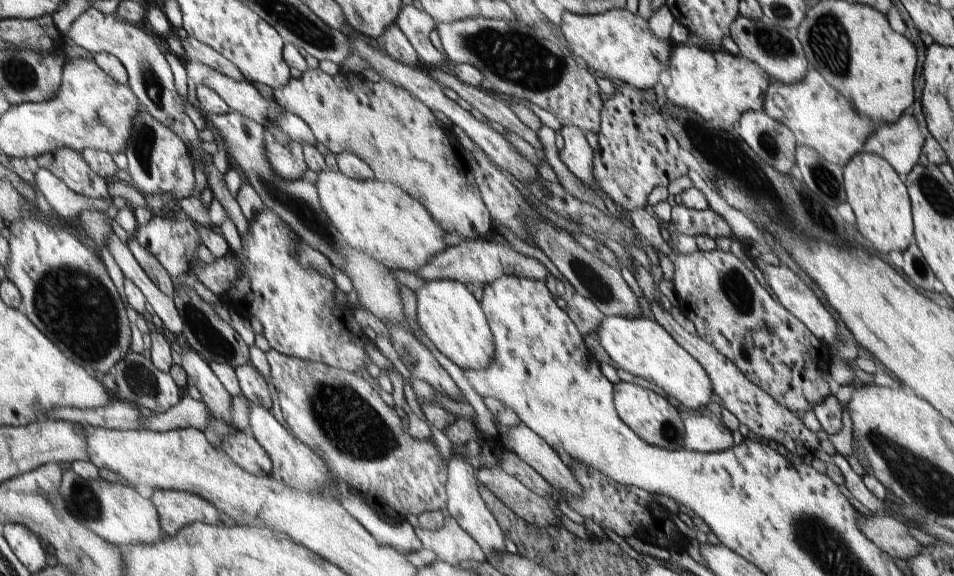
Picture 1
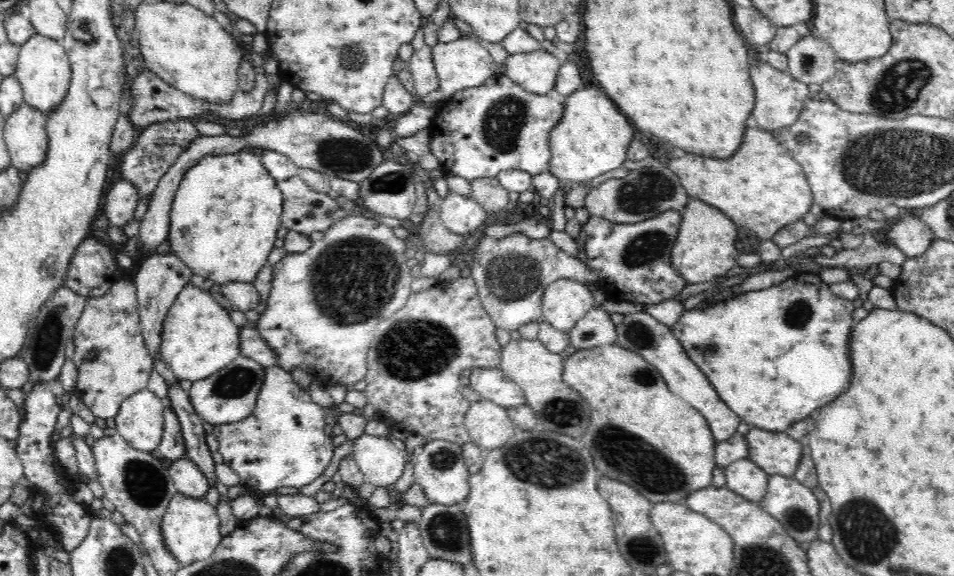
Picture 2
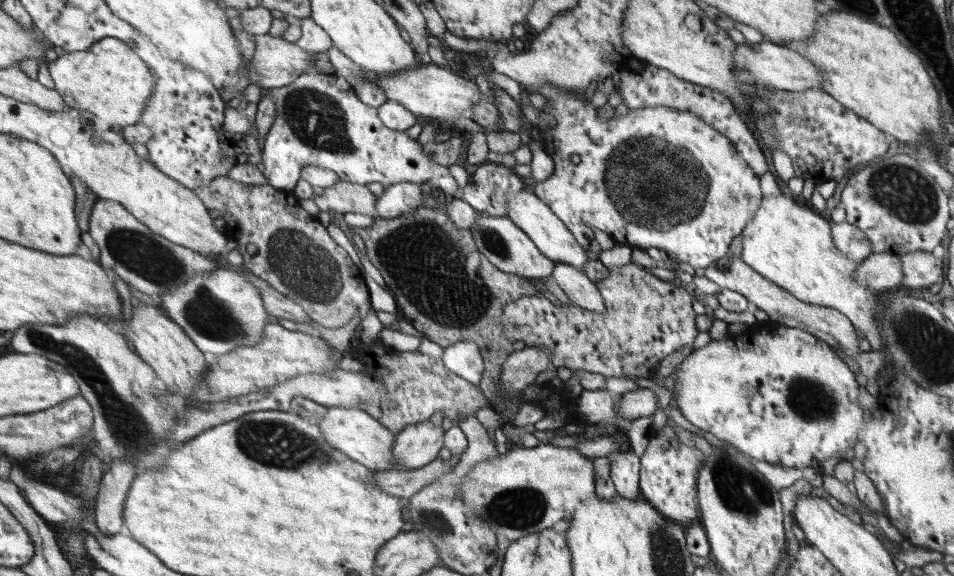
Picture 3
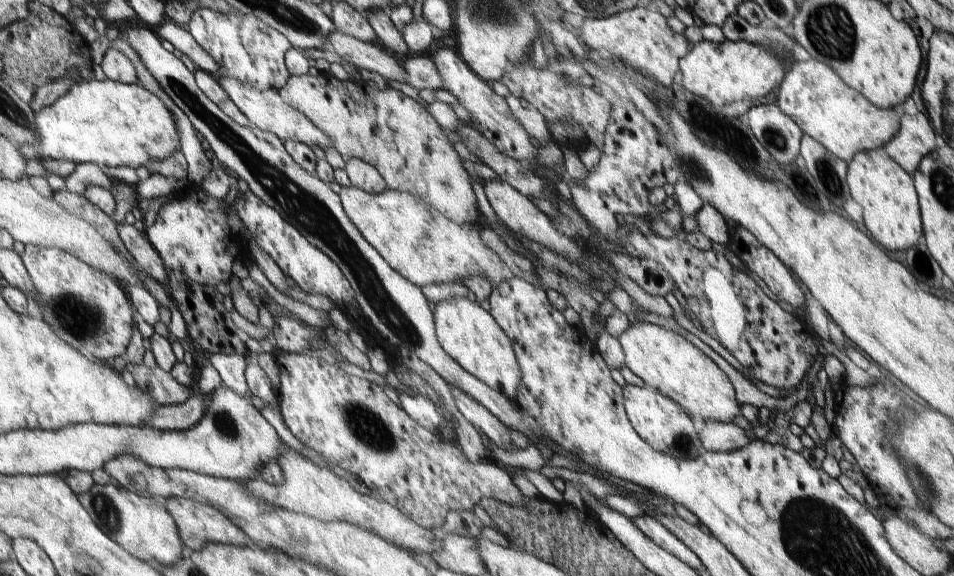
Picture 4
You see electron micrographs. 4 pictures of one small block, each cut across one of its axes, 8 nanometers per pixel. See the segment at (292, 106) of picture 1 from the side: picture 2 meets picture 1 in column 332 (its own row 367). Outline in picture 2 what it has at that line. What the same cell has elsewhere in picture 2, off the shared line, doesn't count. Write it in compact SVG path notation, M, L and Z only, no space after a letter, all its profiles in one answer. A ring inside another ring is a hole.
M130 274L118 278L118 282L100 298L88 298L82 316L74 328L74 364L78 370L76 396L86 404L92 416L110 420L116 418L126 398L138 390L148 388L154 360L146 348L142 336L140 312L136 304L136 290Z

